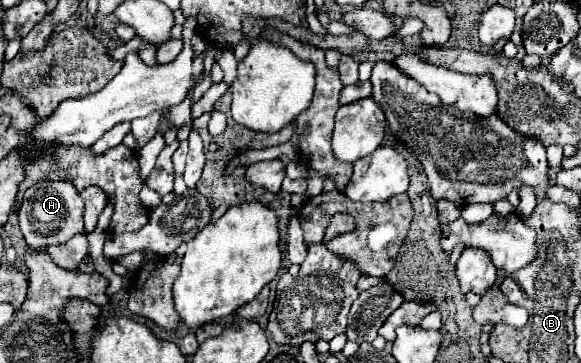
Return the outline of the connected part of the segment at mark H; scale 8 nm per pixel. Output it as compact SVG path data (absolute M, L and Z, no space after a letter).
M42 181L24 191L24 201L18 209L18 223L30 247L50 247L66 243L72 235L84 233L82 197L70 181Z

